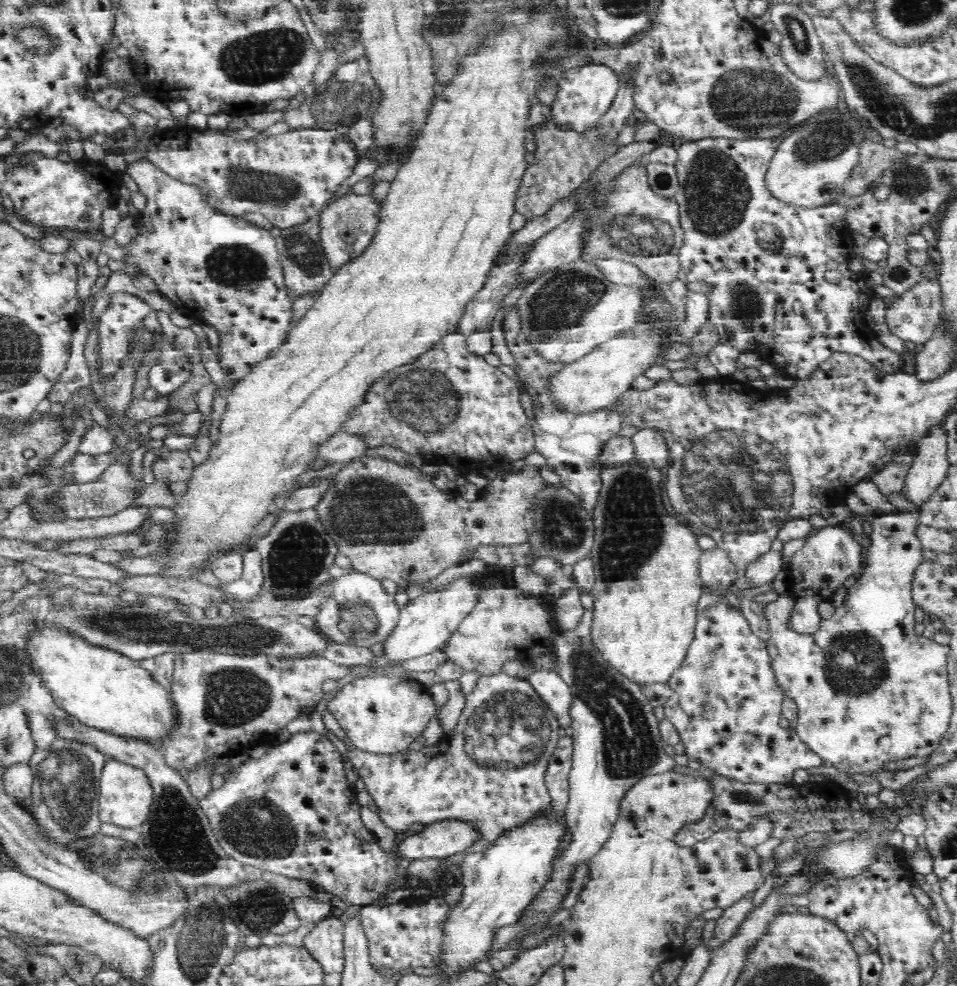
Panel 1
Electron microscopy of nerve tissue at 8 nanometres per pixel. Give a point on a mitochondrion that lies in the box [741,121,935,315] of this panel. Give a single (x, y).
(909, 181)

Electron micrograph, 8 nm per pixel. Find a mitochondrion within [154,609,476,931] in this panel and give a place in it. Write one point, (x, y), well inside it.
(235, 697)

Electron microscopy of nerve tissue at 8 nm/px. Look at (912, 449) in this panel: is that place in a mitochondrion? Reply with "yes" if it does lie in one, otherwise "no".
no

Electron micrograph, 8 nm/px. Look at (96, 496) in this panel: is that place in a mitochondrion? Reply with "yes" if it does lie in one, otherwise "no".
yes

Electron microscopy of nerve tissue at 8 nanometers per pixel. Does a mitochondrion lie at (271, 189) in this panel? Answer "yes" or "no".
yes

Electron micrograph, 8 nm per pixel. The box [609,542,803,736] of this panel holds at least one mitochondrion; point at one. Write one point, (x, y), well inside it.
(704, 701)

